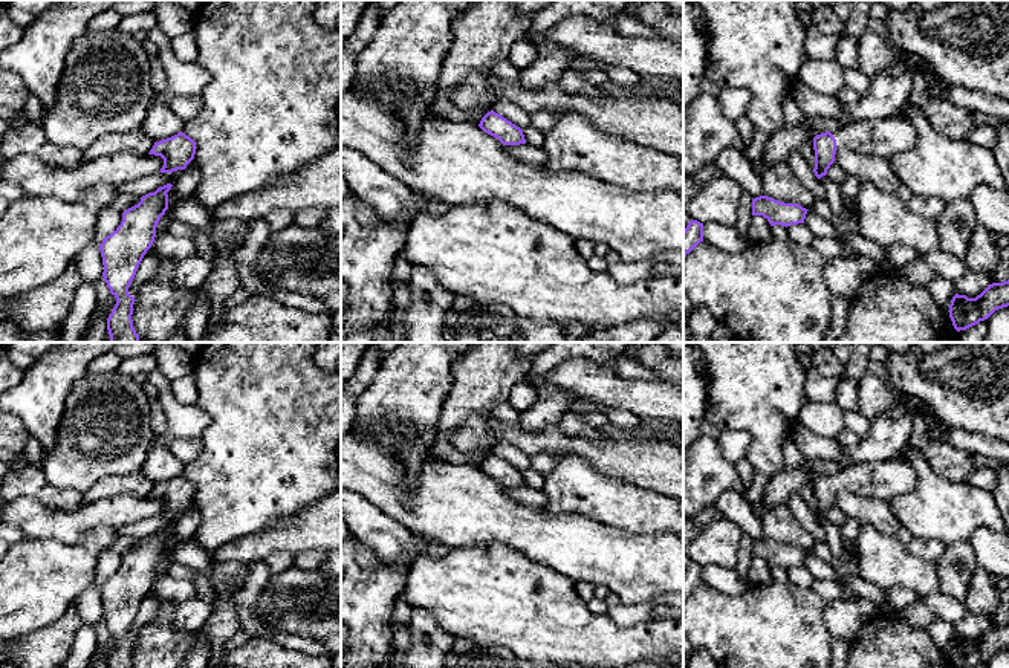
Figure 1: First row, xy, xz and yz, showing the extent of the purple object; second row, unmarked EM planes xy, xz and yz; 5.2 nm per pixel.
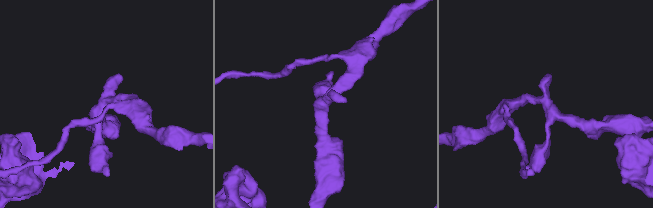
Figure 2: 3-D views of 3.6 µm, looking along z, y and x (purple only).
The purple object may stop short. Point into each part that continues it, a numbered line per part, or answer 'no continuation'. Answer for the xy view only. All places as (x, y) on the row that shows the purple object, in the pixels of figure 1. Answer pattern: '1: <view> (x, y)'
no continuation

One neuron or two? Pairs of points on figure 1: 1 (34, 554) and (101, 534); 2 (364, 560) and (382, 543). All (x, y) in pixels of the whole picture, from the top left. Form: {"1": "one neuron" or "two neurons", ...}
{"1": "one neuron", "2": "two neurons"}

